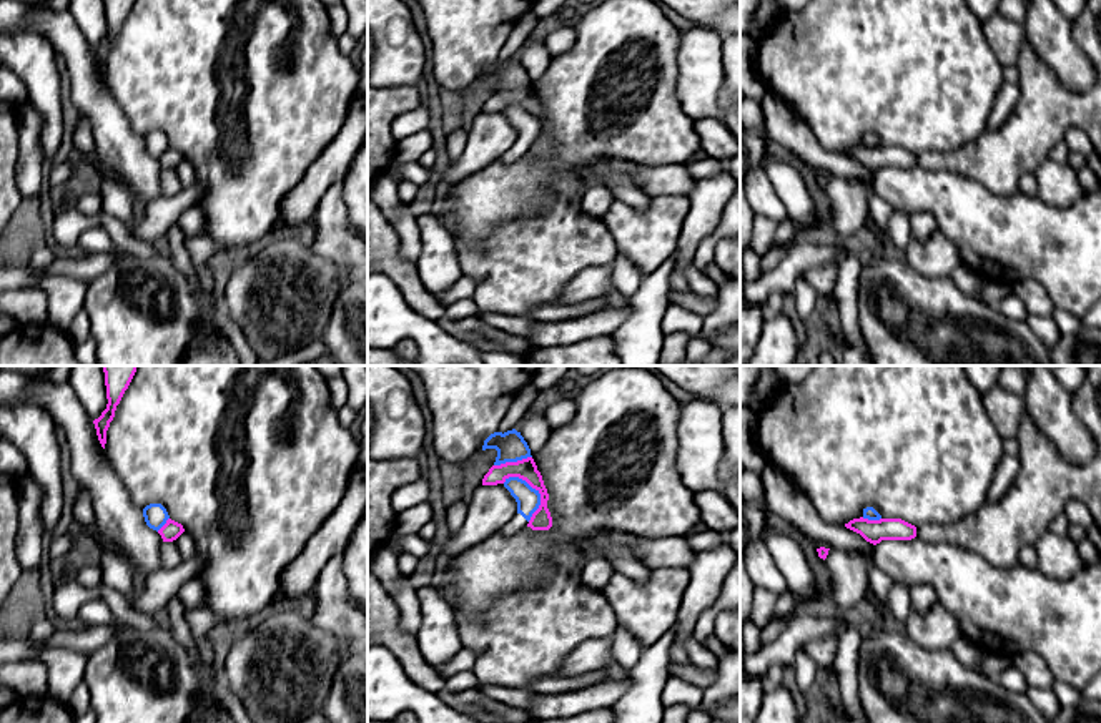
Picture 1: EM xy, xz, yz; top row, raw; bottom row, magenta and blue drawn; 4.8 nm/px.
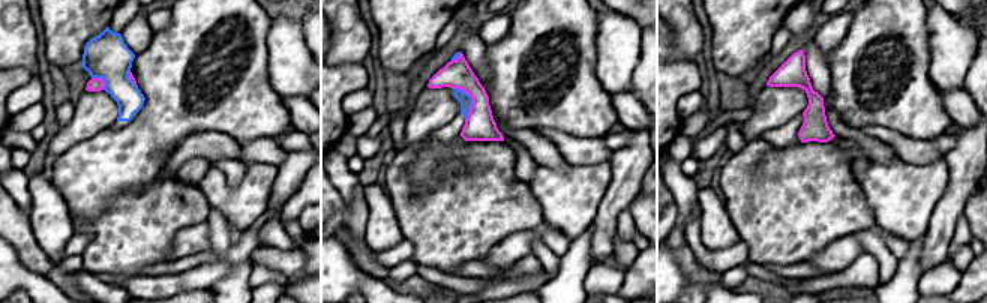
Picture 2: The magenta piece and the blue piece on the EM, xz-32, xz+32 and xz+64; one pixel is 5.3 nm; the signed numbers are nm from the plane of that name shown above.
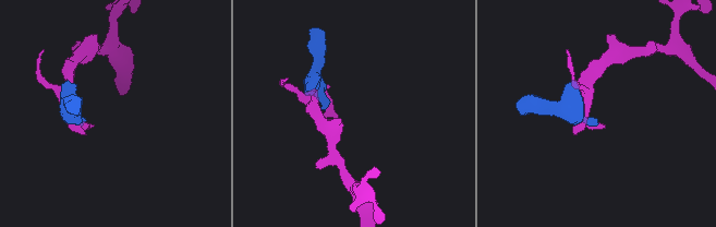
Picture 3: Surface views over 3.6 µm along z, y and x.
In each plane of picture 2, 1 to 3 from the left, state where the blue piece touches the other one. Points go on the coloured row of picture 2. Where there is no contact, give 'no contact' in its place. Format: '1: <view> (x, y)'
1: xz-32 (102, 80)
2: xz+32 (473, 101)
3: no contact

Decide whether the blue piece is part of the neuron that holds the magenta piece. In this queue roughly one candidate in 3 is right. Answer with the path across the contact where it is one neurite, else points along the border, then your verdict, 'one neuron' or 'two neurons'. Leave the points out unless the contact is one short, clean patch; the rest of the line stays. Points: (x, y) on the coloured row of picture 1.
one neuron

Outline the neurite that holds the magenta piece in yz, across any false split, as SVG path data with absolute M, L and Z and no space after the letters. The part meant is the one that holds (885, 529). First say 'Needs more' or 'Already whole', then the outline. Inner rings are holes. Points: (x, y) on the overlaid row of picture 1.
Needs more. M873 507L863 509L863 515L850 520L845 527L873 545L881 540L911 540L916 537L915 525L901 519L883 519Z

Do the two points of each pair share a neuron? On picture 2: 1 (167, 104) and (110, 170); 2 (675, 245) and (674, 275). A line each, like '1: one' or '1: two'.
1: one
2: two

